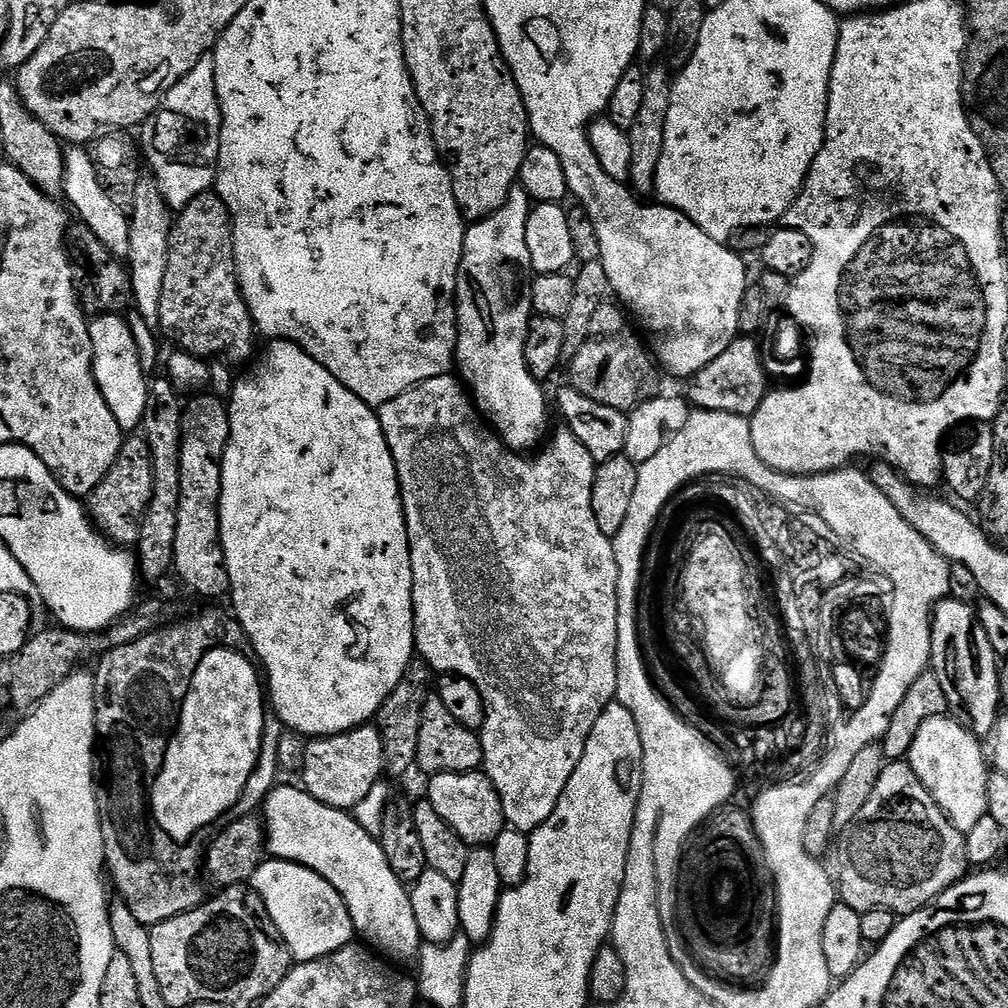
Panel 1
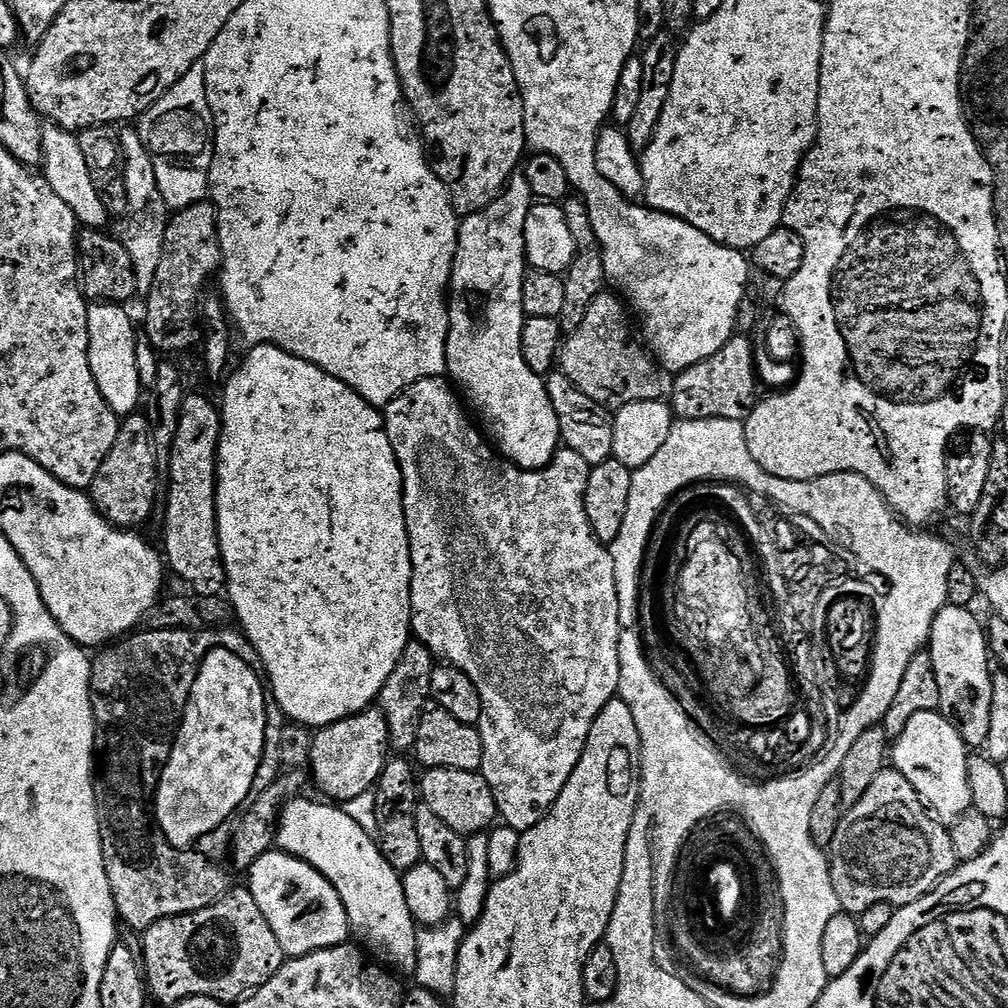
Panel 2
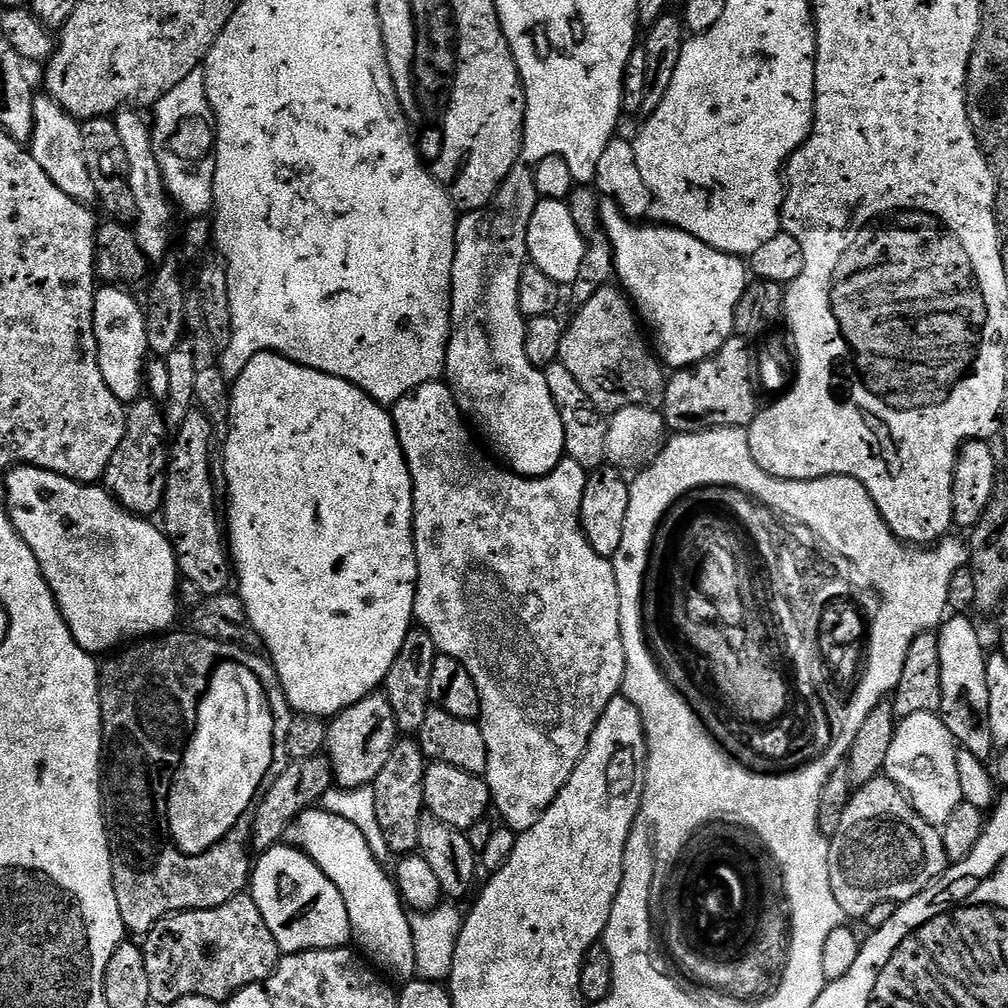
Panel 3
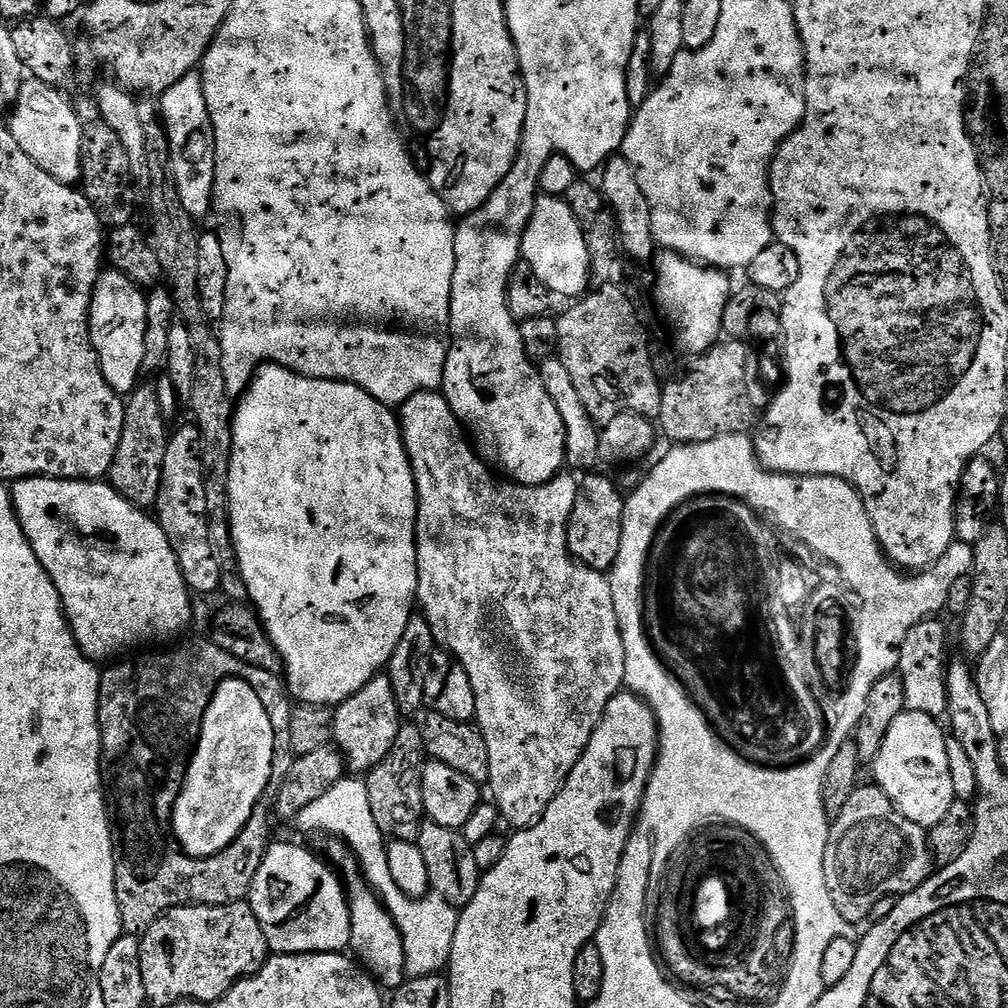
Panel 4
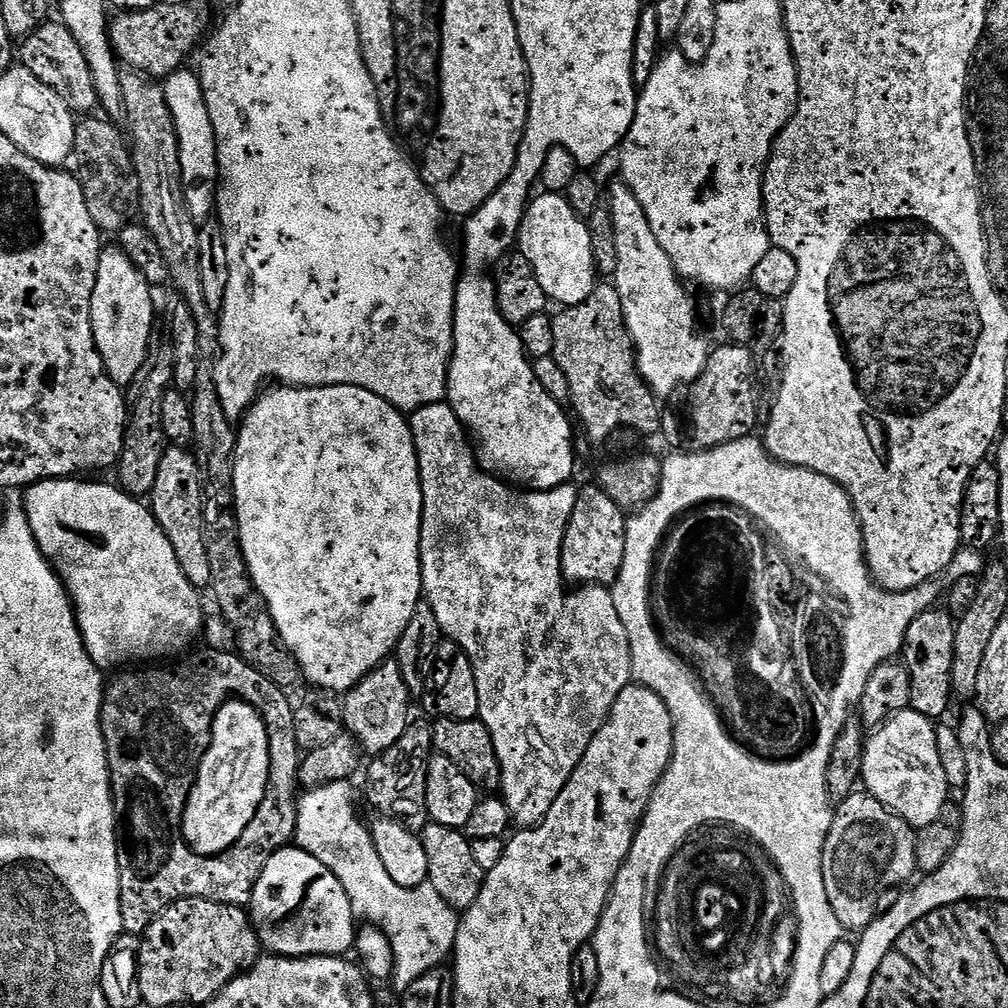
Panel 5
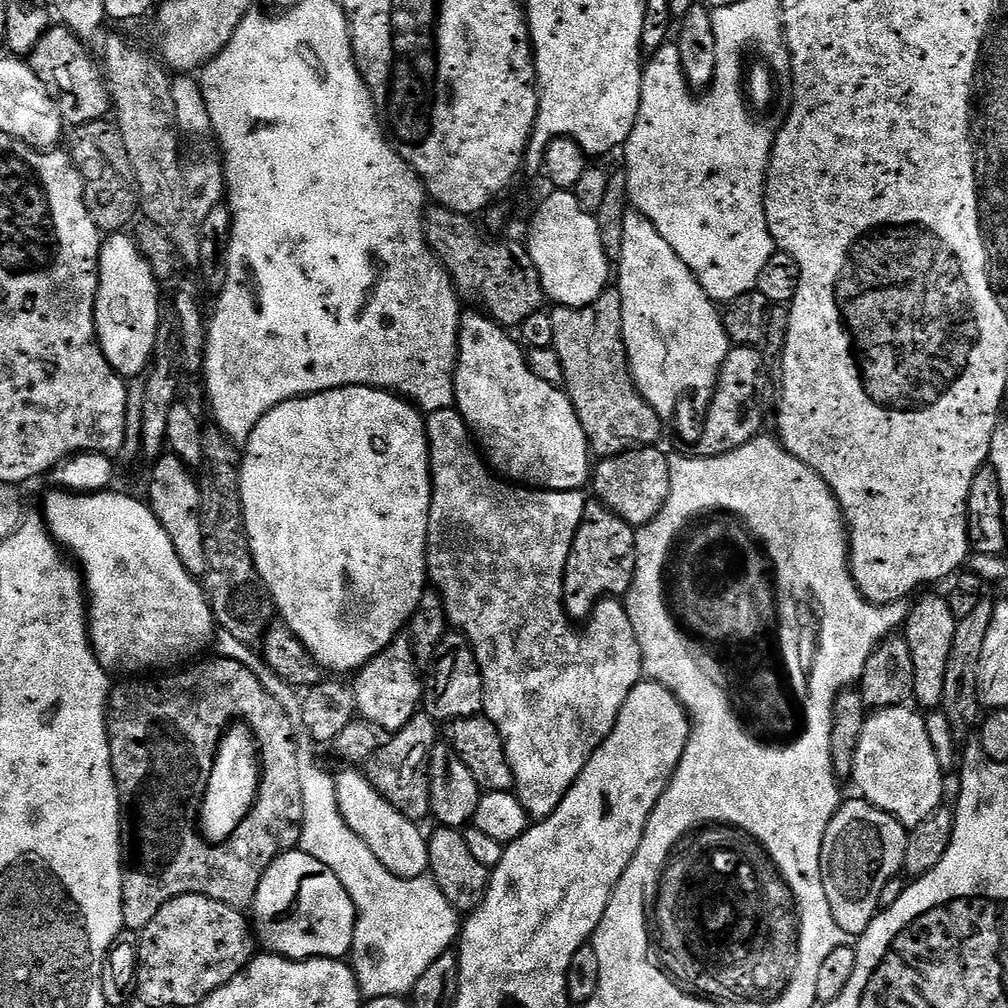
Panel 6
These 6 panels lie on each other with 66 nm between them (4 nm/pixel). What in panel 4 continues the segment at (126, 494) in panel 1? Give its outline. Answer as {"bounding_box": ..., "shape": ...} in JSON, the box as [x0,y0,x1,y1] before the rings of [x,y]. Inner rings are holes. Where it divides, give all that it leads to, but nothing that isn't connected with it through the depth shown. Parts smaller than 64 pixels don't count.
{"bounding_box":[106,383,170,509],"shape":[[[141,383],[133,391],[124,409],[122,438],[118,438],[118,454],[106,477],[113,490],[136,508],[151,509],[162,486],[162,462],[166,462],[166,446],[170,435],[168,422],[159,409],[158,394],[153,383]]]}

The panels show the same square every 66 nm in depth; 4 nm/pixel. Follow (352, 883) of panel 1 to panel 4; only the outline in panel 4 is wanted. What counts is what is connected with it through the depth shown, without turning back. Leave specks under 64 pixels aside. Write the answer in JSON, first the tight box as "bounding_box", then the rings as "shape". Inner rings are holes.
{"bounding_box":[347,878,408,990],"shape":[[[357,878],[352,888],[347,889],[350,914],[350,952],[366,969],[369,976],[384,990],[395,990],[404,985],[408,976],[406,970],[406,950],[402,946],[402,934],[396,919],[388,913],[384,901],[368,887],[363,879]]]}

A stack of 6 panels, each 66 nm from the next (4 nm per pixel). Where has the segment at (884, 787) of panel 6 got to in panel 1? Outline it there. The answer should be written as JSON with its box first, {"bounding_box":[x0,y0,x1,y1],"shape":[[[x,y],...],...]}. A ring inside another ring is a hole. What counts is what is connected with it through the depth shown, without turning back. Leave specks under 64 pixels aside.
{"bounding_box":[906,715,990,834],"shape":[[[951,715],[935,716],[922,722],[922,730],[918,730],[918,738],[914,738],[906,762],[959,832],[967,834],[978,818],[987,816],[990,764],[985,749],[977,736],[967,732]]]}

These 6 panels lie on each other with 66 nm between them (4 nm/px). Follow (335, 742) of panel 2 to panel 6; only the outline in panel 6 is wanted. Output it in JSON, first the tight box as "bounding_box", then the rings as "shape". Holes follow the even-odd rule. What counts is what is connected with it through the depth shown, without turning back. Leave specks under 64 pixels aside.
{"bounding_box":[350,634,424,734],"shape":[[[404,634],[397,636],[395,640],[390,642],[390,646],[386,646],[386,650],[382,650],[374,658],[370,658],[370,662],[363,664],[360,671],[355,673],[353,680],[356,681],[351,681],[350,684],[356,699],[356,710],[359,719],[370,722],[384,734],[402,730],[402,726],[406,726],[410,722],[410,718],[416,715],[424,699],[422,672],[420,676],[420,672],[416,667],[418,667],[418,661],[412,652],[412,641]]]}

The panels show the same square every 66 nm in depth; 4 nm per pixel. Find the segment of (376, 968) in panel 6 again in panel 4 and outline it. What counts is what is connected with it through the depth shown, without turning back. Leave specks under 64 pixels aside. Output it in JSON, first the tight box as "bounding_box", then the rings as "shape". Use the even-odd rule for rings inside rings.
{"bounding_box":[294,779,459,977],"shape":[[[363,779],[340,780],[330,790],[326,790],[322,798],[310,802],[310,806],[300,812],[294,821],[295,827],[300,827],[304,832],[325,832],[328,836],[336,836],[332,838],[343,842],[350,849],[351,855],[353,852],[360,859],[360,868],[364,871],[363,879],[384,901],[388,913],[396,919],[396,925],[402,934],[402,946],[406,950],[406,970],[409,977],[443,973],[448,967],[450,950],[454,946],[454,930],[458,926],[459,911],[452,908],[450,902],[446,902],[441,896],[429,894],[417,898],[398,890],[388,869],[386,837],[378,830],[378,822],[374,822],[367,795],[368,785]]]}

